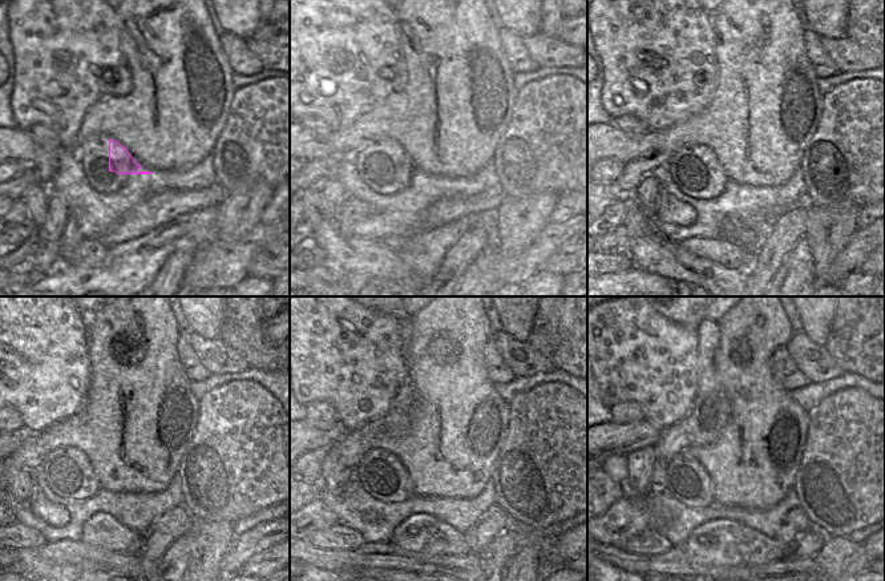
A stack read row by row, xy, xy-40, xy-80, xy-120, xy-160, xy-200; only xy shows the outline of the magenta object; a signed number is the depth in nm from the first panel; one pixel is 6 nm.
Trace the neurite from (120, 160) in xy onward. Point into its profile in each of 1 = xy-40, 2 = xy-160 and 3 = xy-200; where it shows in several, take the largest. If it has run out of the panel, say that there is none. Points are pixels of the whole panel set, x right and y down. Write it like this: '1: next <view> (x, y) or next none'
1: next xy-40 (413, 150)
2: next xy-160 (379, 472)
3: next xy-200 (686, 480)

